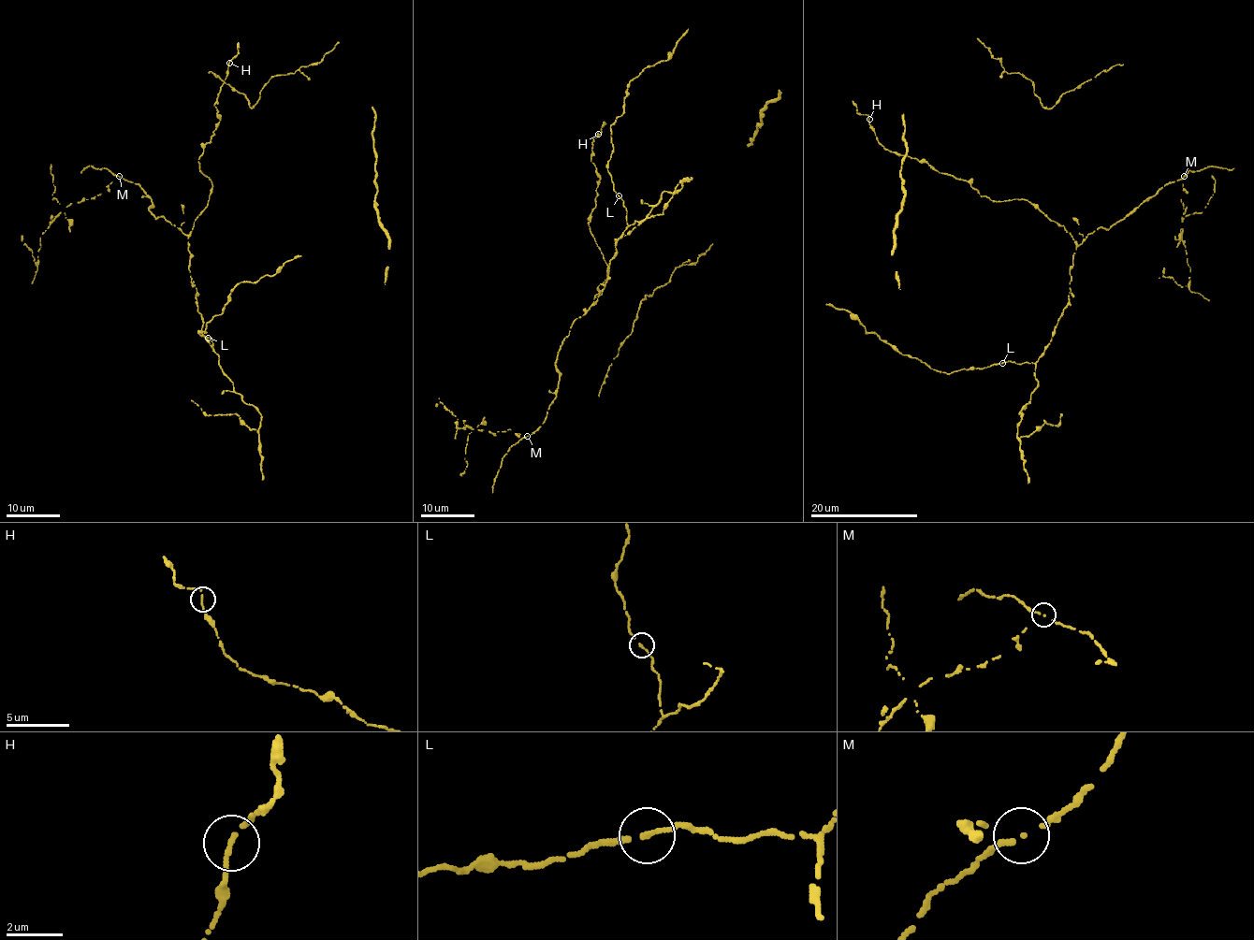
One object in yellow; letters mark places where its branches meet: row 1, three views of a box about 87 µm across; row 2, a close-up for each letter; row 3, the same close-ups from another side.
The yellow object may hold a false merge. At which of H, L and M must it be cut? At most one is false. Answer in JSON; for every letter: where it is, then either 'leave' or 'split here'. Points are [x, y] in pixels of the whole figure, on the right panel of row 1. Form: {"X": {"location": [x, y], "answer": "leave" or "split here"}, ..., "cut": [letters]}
{"H": {"location": [869, 119], "answer": "leave"}, "L": {"location": [1002, 363], "answer": "leave"}, "M": {"location": [1184, 176], "answer": "split here"}, "cut": ["M"]}

